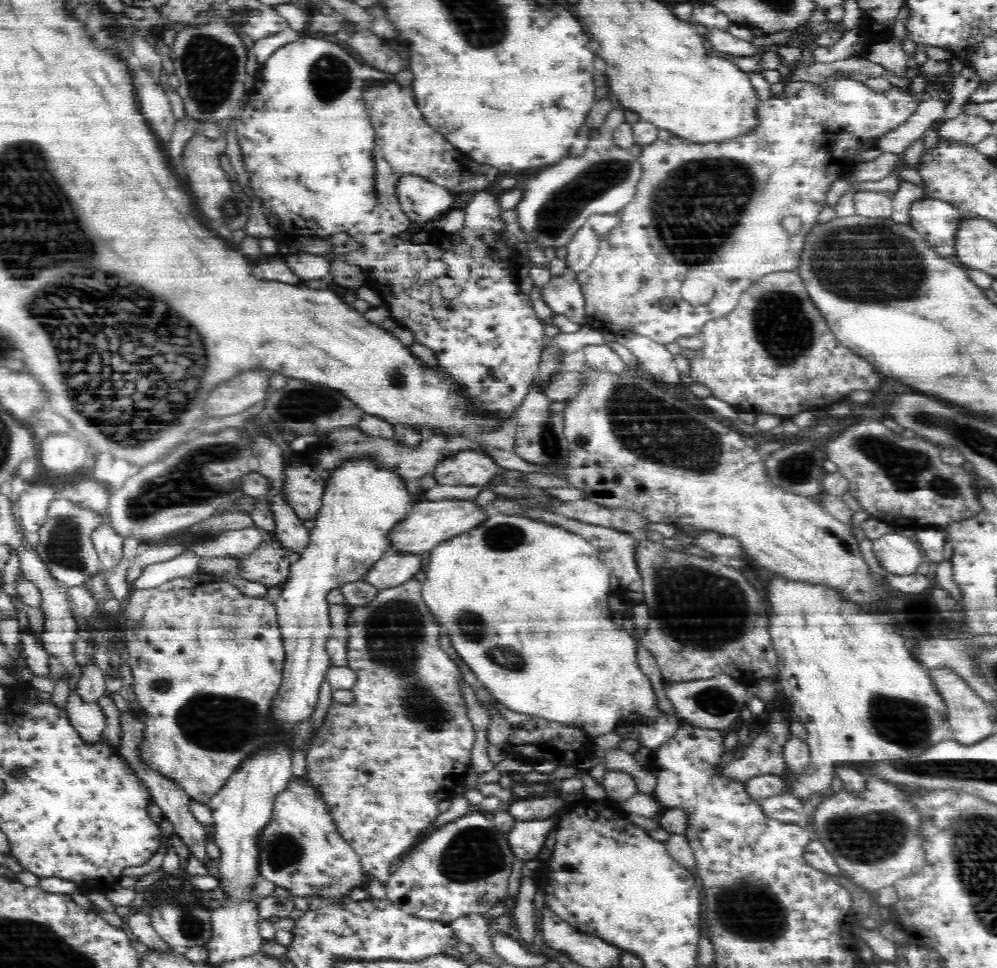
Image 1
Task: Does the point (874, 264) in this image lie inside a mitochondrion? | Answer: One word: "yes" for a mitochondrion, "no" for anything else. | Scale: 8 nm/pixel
yes

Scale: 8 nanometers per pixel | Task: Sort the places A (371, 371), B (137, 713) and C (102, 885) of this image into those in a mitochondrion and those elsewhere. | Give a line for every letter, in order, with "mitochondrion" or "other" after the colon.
A: other
B: other
C: other

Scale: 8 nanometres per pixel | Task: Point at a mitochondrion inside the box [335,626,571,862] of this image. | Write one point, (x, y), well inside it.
(505, 657)

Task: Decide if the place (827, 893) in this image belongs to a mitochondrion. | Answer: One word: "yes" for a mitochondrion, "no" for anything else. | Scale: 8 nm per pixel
no

